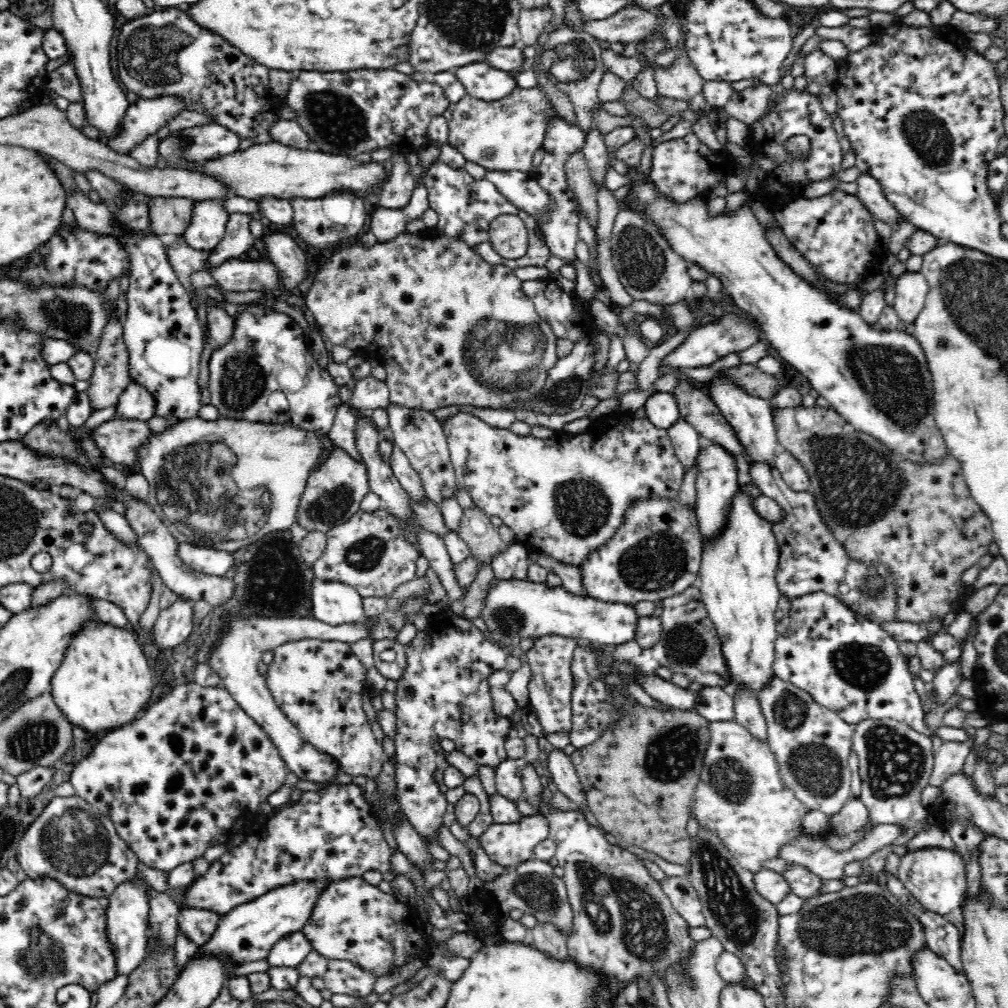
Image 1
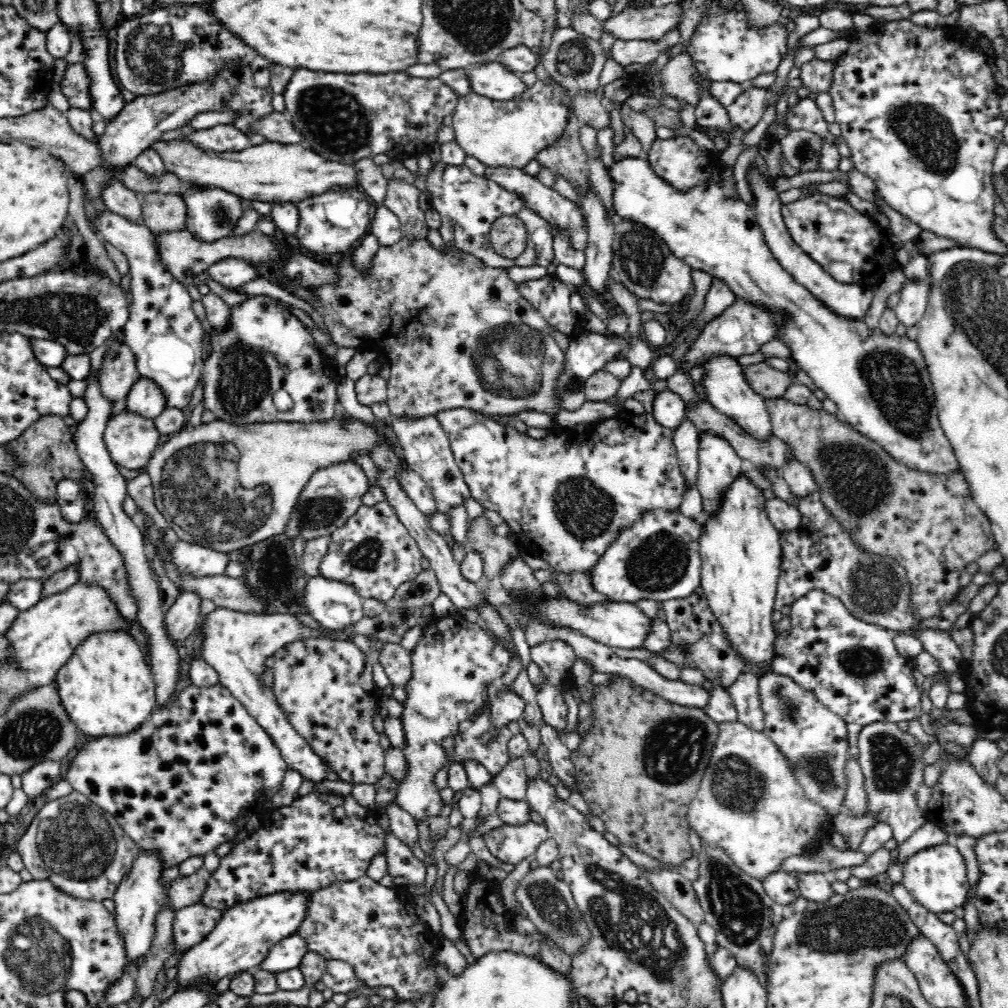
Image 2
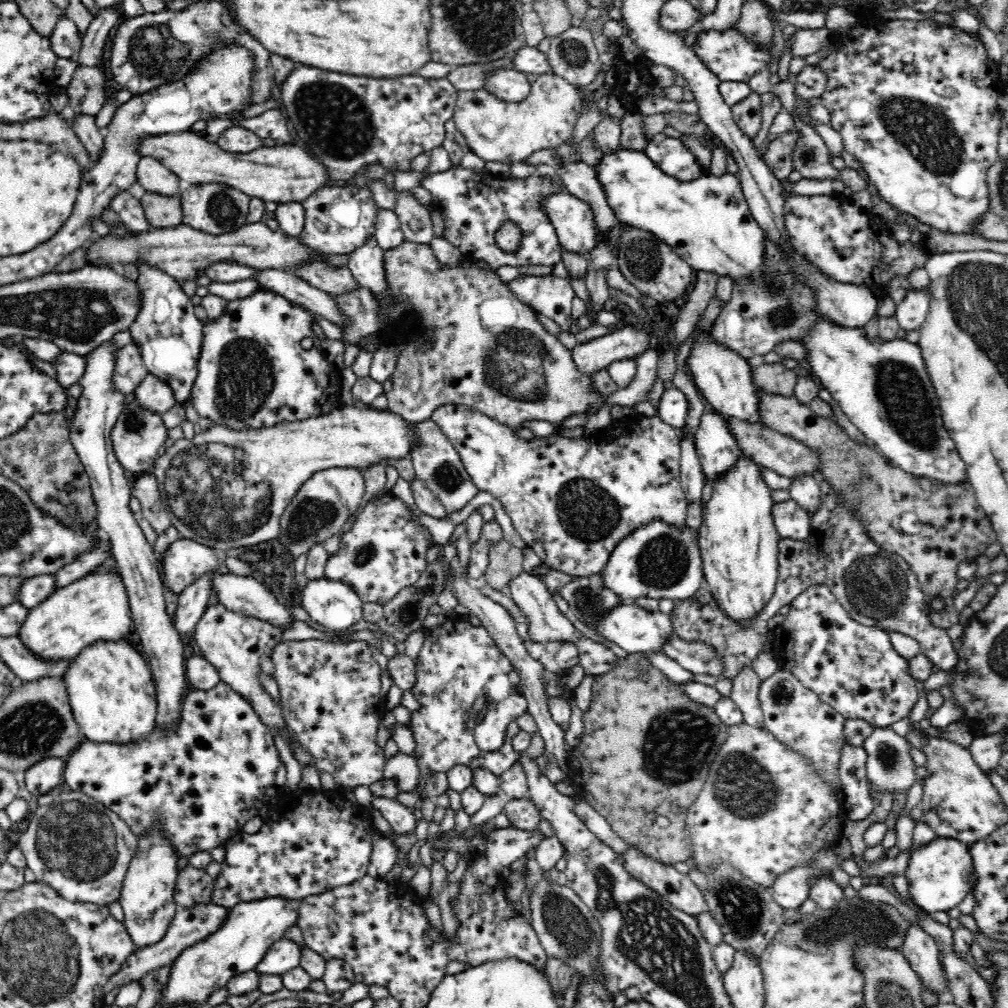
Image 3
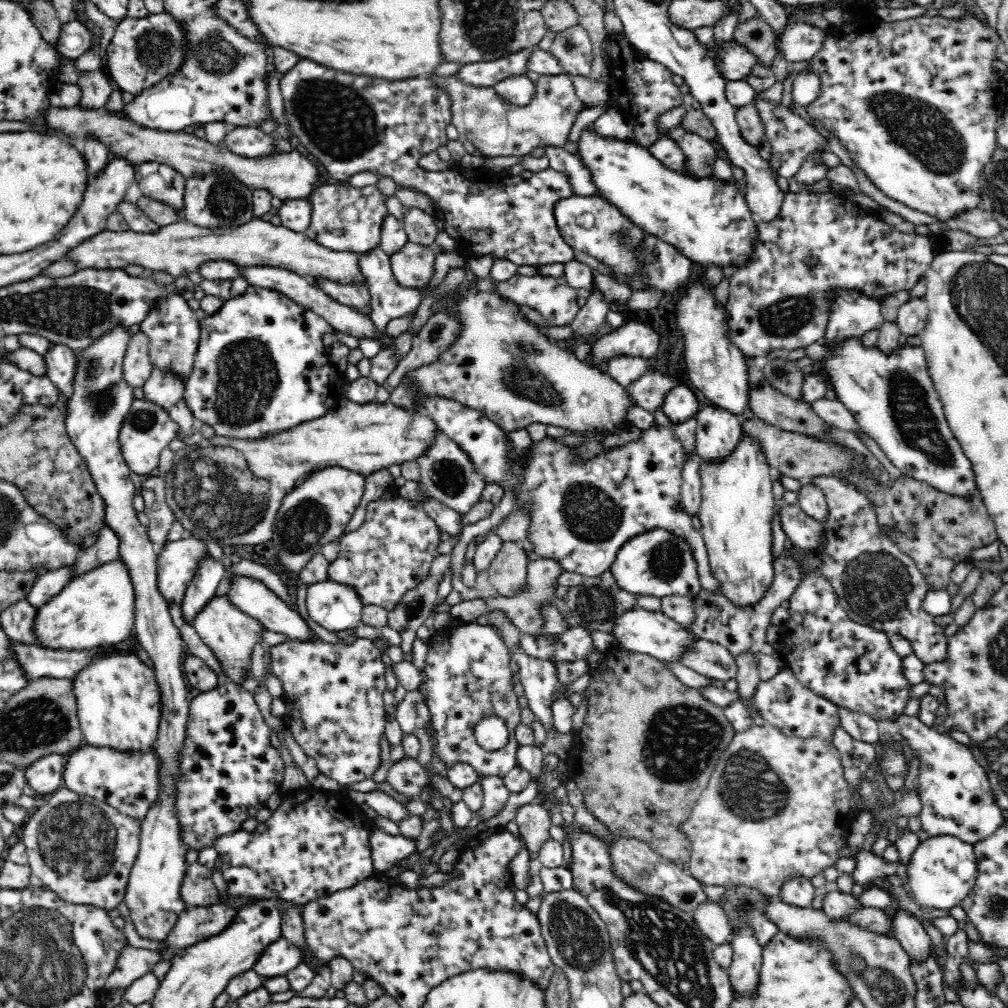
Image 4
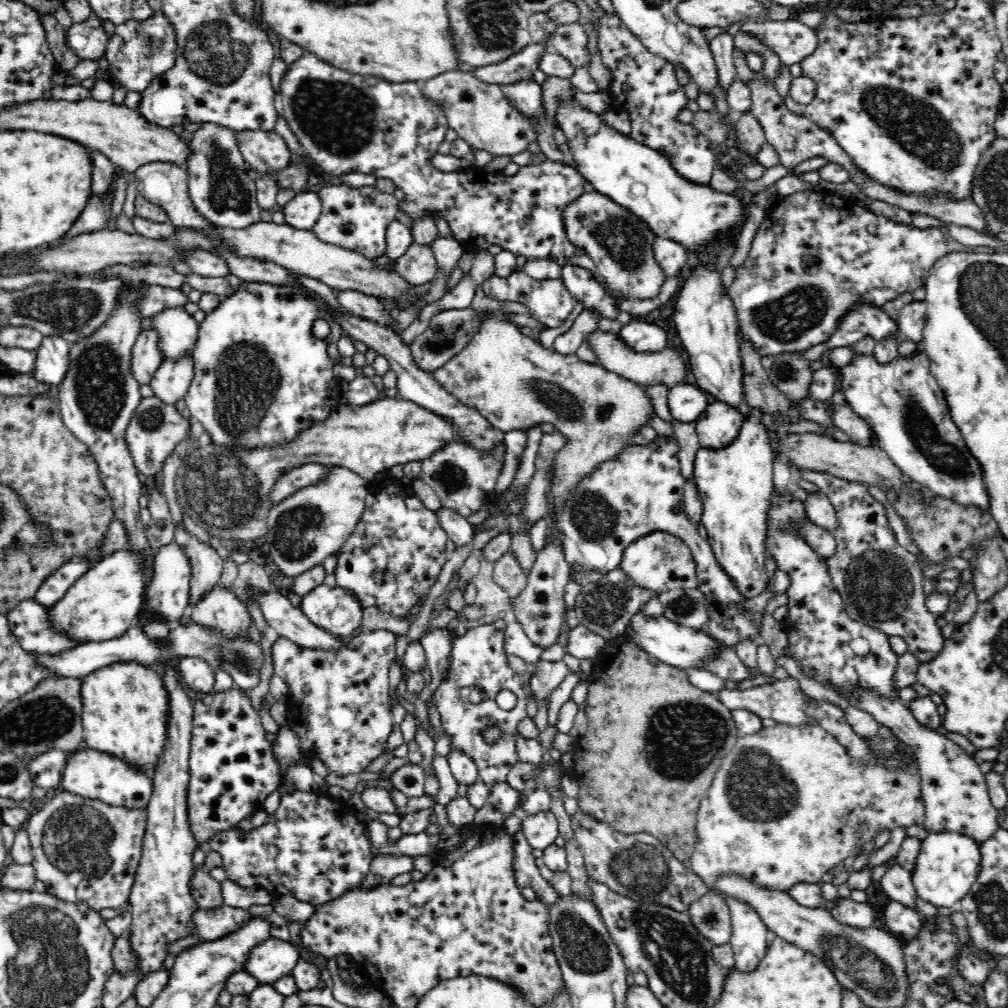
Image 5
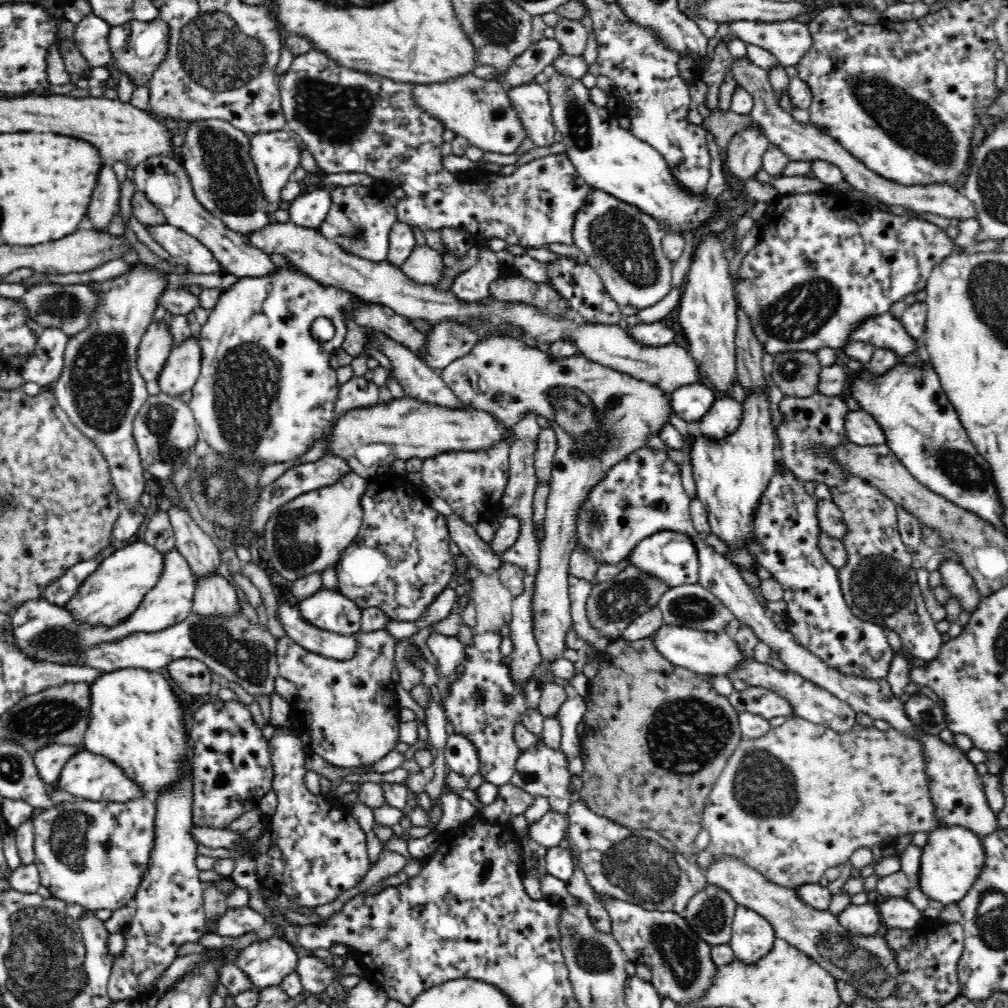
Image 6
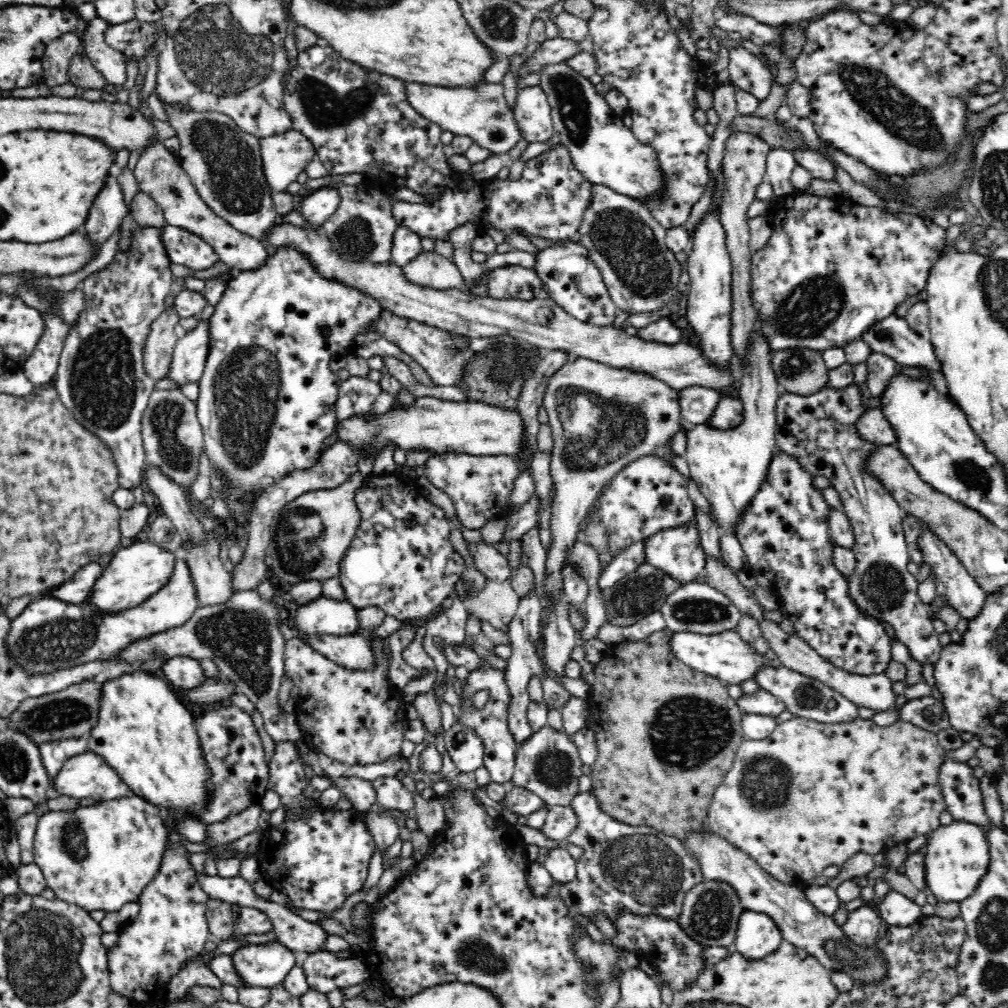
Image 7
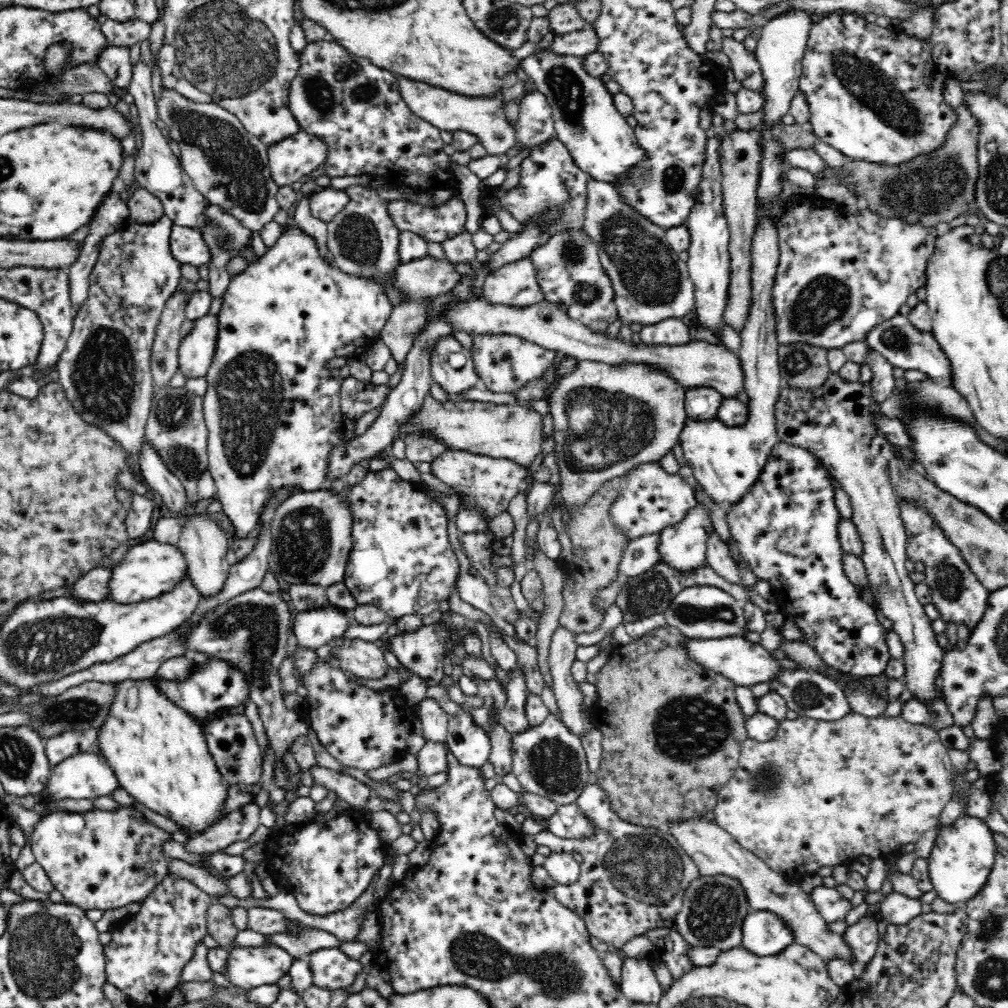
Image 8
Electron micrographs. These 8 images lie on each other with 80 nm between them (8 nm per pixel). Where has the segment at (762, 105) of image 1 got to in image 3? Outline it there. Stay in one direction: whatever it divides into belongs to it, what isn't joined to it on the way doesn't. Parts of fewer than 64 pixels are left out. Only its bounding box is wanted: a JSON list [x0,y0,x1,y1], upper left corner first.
[731,90,762,138]

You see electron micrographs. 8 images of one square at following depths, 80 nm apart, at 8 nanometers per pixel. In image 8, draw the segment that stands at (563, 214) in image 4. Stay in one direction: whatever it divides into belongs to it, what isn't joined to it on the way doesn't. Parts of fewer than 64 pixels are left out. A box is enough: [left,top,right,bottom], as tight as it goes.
[582,179,695,325]

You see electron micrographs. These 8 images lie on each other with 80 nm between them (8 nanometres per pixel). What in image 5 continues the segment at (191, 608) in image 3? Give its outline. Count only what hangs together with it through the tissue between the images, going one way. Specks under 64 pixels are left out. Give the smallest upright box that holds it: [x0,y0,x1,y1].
[174,527,223,612]

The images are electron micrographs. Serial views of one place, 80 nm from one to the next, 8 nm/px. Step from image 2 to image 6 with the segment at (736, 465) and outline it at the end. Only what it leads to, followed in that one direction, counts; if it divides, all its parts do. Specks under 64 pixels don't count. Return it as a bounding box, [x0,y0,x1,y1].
[698,397,743,441]

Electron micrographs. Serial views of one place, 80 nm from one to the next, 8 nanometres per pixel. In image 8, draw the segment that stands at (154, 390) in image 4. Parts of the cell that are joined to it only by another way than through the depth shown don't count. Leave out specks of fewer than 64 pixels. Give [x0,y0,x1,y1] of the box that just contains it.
[178,314,217,379]

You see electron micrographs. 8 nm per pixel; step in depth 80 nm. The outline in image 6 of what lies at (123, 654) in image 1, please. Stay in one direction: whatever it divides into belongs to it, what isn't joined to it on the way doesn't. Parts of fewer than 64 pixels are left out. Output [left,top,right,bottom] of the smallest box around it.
[82,667,187,797]

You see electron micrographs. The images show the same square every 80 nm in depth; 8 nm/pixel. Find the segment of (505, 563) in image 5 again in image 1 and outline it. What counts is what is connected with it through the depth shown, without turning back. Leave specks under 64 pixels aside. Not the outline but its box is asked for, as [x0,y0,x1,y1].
[457,506,507,564]

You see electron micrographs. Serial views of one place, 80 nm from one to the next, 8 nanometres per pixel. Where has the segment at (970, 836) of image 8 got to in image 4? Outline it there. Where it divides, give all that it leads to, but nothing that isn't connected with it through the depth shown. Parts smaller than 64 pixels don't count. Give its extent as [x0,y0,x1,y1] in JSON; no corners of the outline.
[907,836,978,910]

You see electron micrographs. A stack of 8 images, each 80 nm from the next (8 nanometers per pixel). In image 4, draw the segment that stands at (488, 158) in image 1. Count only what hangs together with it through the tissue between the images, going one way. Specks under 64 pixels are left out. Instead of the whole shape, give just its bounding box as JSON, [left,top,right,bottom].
[433,74,585,158]

